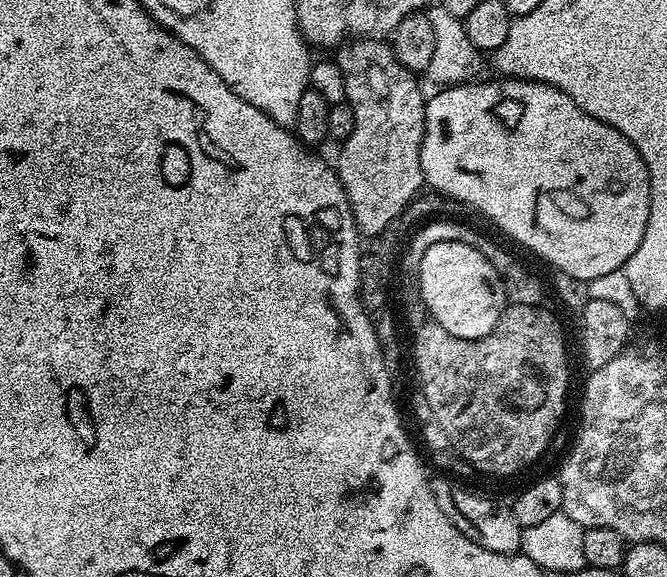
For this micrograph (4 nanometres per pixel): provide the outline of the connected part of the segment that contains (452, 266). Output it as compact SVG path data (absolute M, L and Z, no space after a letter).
M437 242L422 254L420 263L420 297L428 308L428 314L454 338L477 340L494 326L504 313L506 297L503 278L474 248L464 242Z

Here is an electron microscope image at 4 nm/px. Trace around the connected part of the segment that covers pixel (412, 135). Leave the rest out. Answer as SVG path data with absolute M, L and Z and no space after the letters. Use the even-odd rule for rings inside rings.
M353 39L335 53L334 59L344 76L344 99L354 110L354 134L339 145L340 161L335 161L334 167L352 207L357 229L365 237L380 236L387 228L391 229L395 225L404 207L421 195L425 187L420 147L424 141L426 92L420 89L416 81L419 79L406 71L398 58L394 58L391 43L383 39Z

